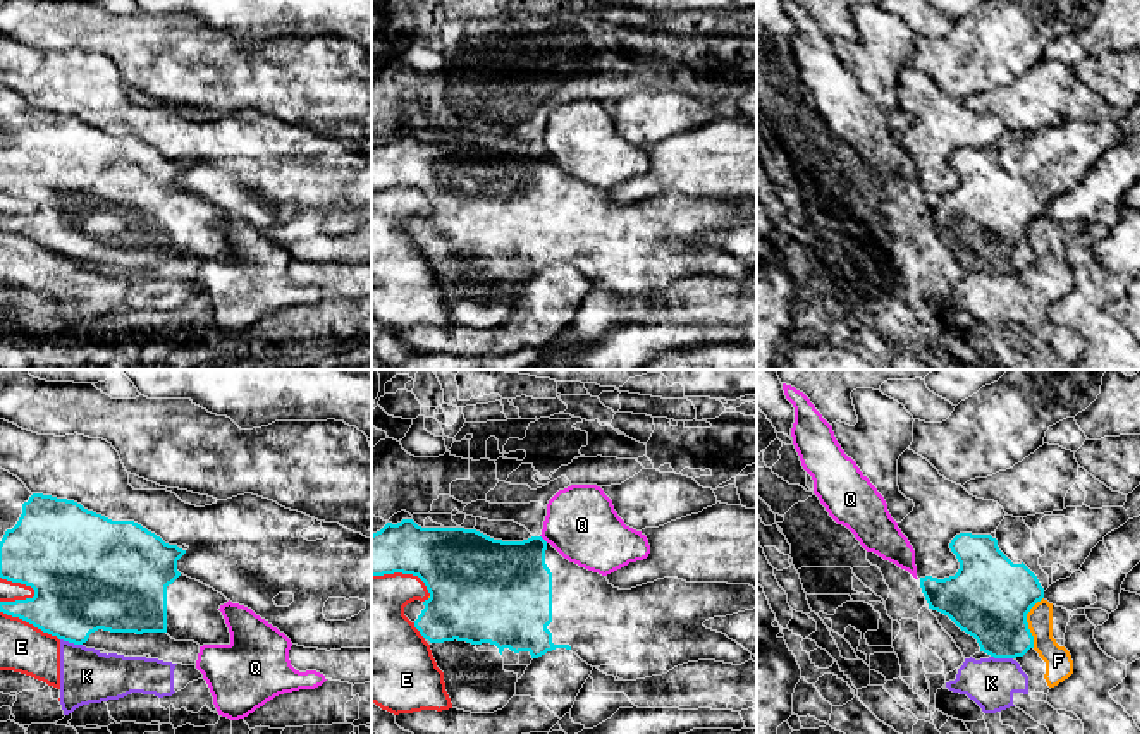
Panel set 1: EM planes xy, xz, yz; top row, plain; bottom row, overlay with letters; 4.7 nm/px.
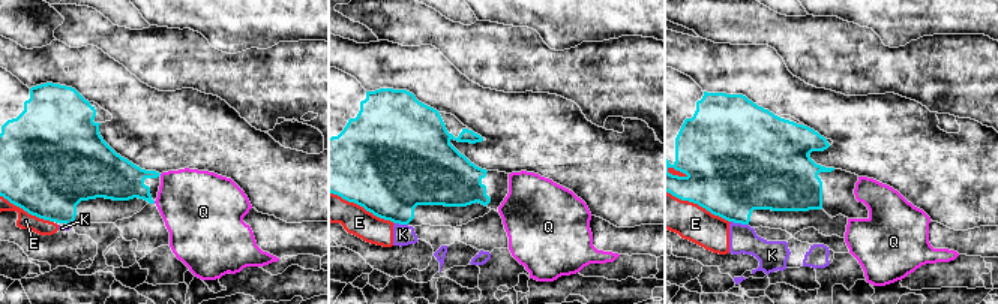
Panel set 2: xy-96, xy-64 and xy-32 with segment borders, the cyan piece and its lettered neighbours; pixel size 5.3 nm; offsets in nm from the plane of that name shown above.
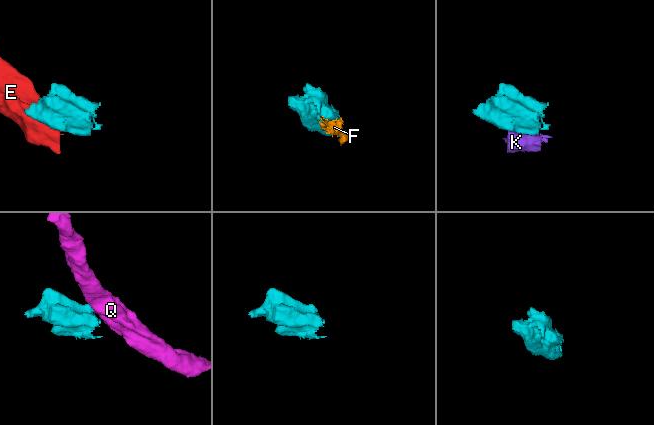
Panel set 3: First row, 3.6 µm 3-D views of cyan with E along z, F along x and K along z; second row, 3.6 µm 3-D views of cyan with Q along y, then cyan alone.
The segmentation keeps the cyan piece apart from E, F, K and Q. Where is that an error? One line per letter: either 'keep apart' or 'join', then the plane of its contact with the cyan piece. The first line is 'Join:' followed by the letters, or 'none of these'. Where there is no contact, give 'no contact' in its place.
Join: none of these
E: keep apart; contact in xy
F: keep apart; contact in yz
K: keep apart; contact in xy
Q: keep apart; contact in xz

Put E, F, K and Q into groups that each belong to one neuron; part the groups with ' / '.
E F K / Q

